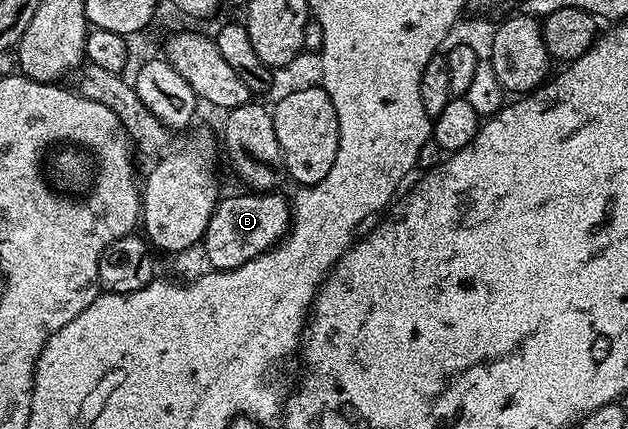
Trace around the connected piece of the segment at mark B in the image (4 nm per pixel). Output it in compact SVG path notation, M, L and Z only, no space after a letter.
M280 191L244 193L246 196L229 196L218 199L217 209L207 222L203 249L209 259L208 267L213 270L238 268L251 258L259 258L269 248L273 248L288 232L291 223L291 204L280 195Z

